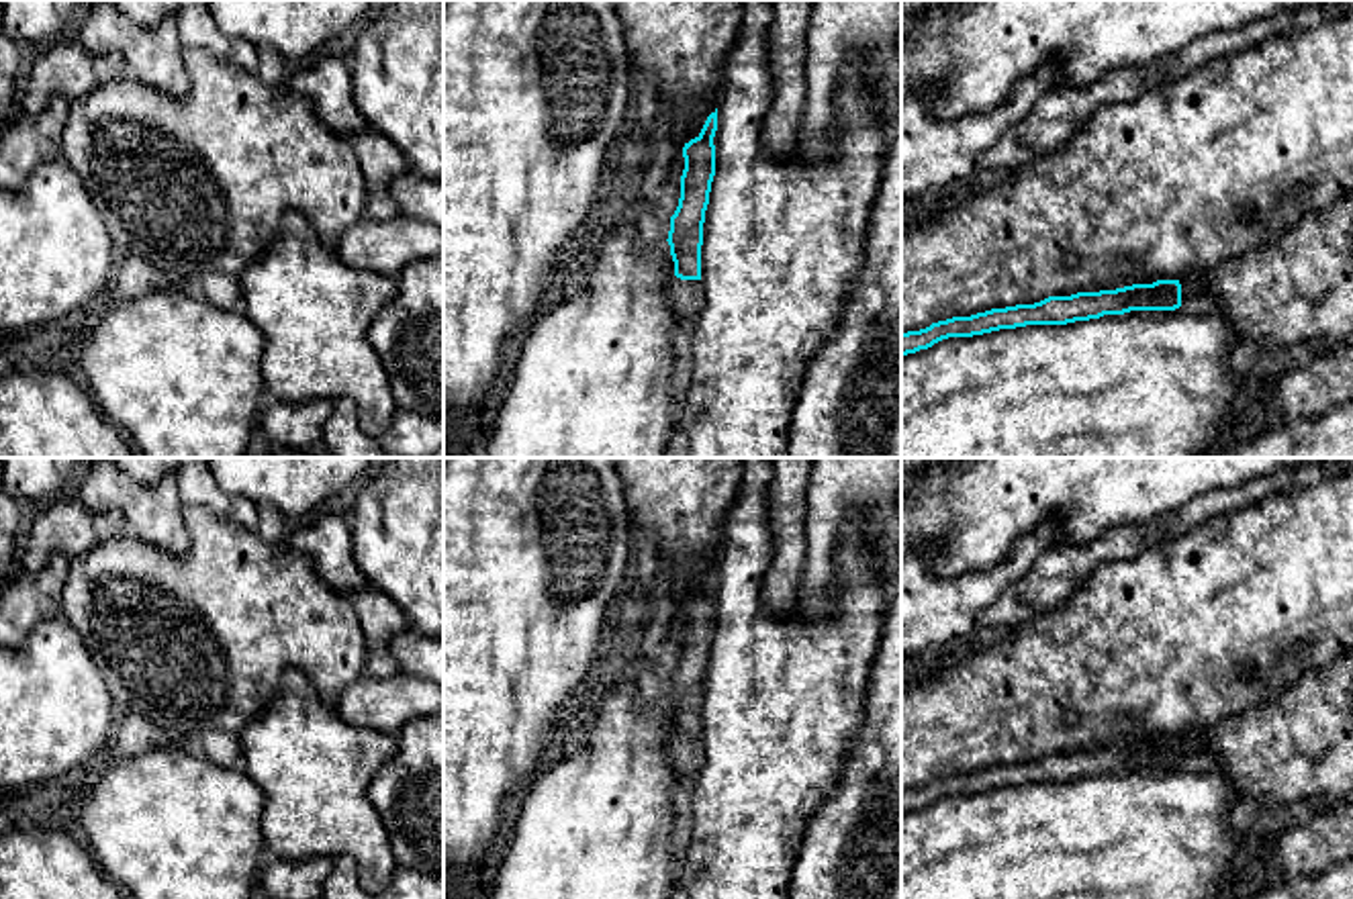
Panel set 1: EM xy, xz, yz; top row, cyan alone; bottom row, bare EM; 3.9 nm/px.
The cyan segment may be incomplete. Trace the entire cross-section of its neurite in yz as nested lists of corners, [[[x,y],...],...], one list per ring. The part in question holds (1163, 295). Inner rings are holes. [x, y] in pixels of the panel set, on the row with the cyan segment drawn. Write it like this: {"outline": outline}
{"outline": [[[1157,280],[1153,284],[1132,284],[1116,290],[1048,296],[1034,304],[952,317],[920,331],[901,333],[901,356],[928,349],[948,337],[973,337],[1026,325],[1067,325],[1130,311],[1175,311],[1179,306],[1192,313],[1212,313],[1214,302],[1202,292],[1183,288],[1179,280]]]}

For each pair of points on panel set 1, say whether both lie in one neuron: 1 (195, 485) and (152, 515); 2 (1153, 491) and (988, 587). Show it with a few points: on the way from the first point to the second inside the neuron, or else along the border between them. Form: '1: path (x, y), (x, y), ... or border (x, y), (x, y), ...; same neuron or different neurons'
1: border (174, 479), (182, 507); different neurons
2: border (1057, 524), (1043, 522), (1022, 534), (1006, 558); different neurons

